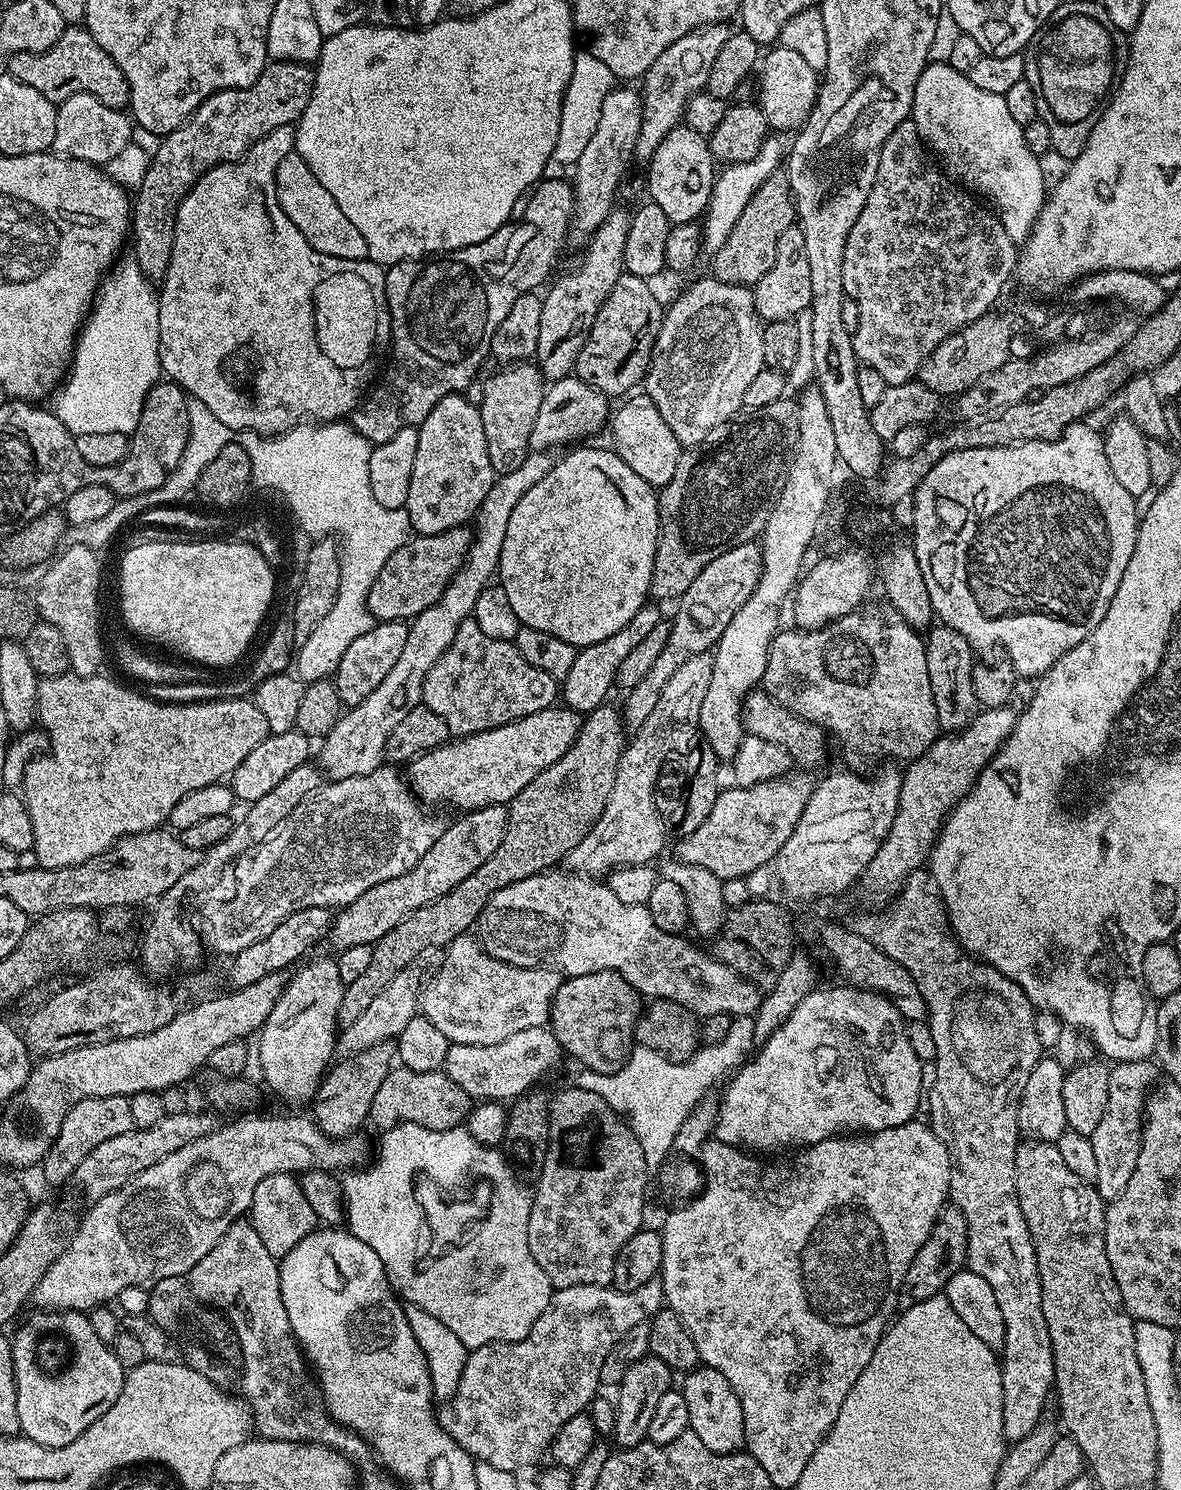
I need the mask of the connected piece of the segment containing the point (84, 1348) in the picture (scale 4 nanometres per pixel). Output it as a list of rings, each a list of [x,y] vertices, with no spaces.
[[[32,1310],[28,1321],[11,1337],[14,1354],[14,1378],[18,1390],[18,1422],[20,1432],[42,1446],[57,1448],[74,1442],[110,1406],[114,1406],[118,1394],[122,1394],[122,1382],[126,1371],[118,1362],[113,1349],[94,1334],[87,1315],[67,1310]]]

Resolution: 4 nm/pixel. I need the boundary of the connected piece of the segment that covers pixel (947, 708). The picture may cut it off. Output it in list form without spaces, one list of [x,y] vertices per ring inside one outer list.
[[[943,626],[927,629],[926,670],[930,670],[930,690],[934,690],[934,706],[938,722],[945,733],[960,732],[976,716],[978,705],[974,694],[972,670],[974,667],[974,649],[958,630]]]

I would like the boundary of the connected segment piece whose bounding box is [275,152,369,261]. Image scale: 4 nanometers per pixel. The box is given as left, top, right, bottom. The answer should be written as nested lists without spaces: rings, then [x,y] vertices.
[[[293,152],[279,163],[275,172],[276,197],[283,212],[306,242],[313,246],[319,253],[330,254],[332,257],[342,258],[346,261],[358,261],[367,259],[369,251],[366,238],[363,238],[346,214],[338,207],[338,202],[331,197],[330,192],[322,182],[315,177],[310,166],[300,155]]]

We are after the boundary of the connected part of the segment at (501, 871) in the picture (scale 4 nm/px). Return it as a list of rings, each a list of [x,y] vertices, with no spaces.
[[[605,702],[593,712],[583,717],[578,738],[530,786],[522,790],[522,794],[514,797],[508,805],[508,825],[506,834],[502,834],[502,842],[498,842],[498,850],[470,874],[454,890],[442,894],[442,898],[434,898],[426,906],[414,910],[390,934],[386,934],[374,945],[370,967],[362,973],[362,978],[346,985],[342,994],[342,1006],[336,1011],[337,1021],[341,1025],[354,1022],[366,1011],[366,1006],[378,998],[378,994],[418,954],[427,948],[443,949],[454,938],[465,935],[468,928],[477,923],[490,898],[502,886],[510,886],[510,882],[522,882],[522,878],[530,878],[539,872],[555,869],[556,864],[563,861],[586,838],[586,834],[598,822],[602,810],[612,793],[614,774],[618,774],[618,762],[626,747],[626,725],[619,707],[611,708]]]

